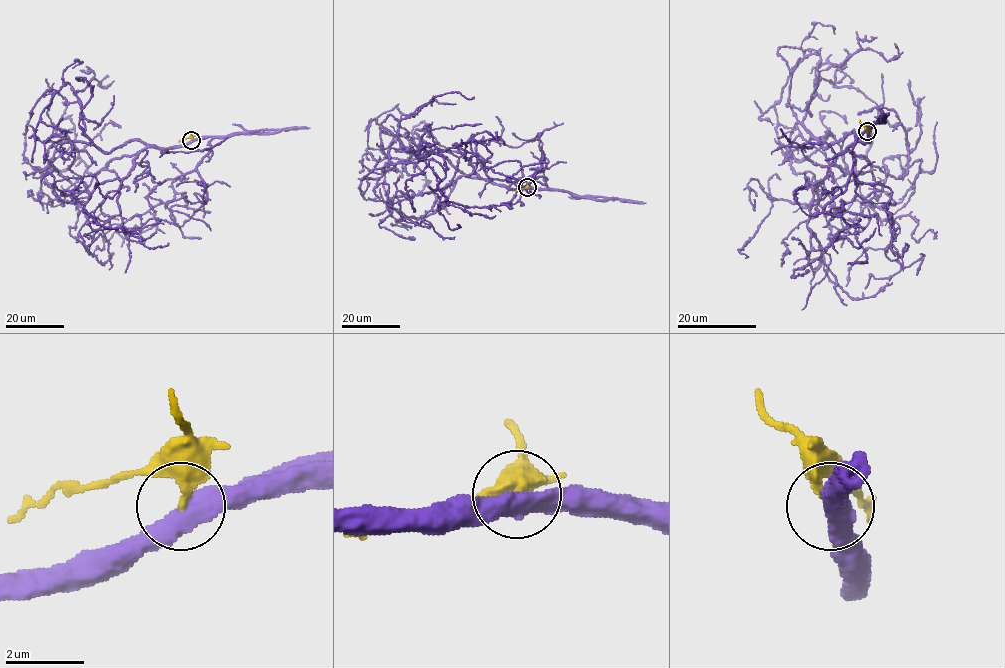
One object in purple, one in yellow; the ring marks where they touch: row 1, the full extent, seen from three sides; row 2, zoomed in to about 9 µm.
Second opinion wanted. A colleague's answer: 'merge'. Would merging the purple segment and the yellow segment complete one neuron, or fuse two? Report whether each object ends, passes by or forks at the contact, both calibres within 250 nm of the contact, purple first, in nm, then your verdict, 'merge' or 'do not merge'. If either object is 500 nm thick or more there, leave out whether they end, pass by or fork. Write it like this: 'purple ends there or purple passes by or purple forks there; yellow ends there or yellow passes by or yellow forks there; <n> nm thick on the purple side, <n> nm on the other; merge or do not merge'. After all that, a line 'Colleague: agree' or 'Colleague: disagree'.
500 nm thick on the purple side, 240 nm on the other; do not merge
Colleague: disagree

